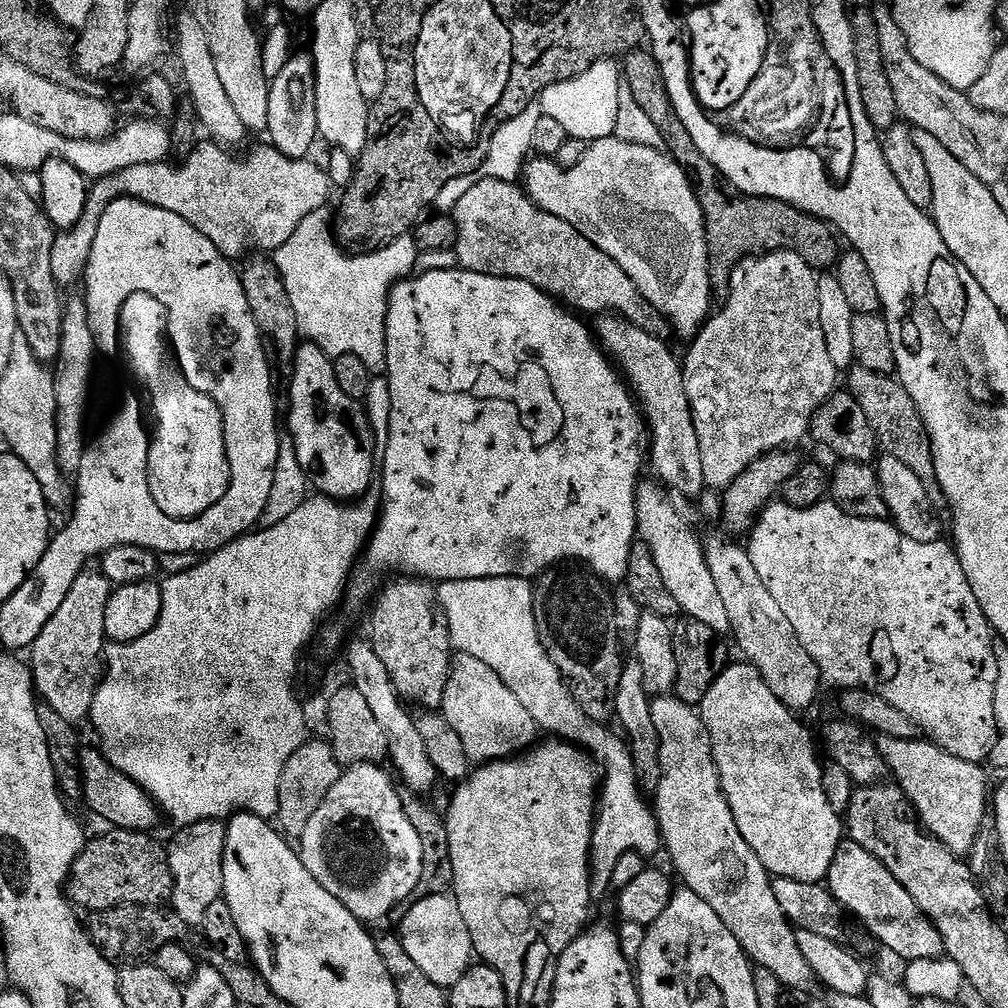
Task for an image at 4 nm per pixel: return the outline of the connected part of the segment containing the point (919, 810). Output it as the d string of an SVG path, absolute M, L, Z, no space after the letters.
M877 735L875 742L895 783L908 796L923 831L931 839L942 841L957 856L967 857L967 852L977 847L976 835L984 820L984 810L990 806L988 776L983 767L942 750L927 738L903 740Z

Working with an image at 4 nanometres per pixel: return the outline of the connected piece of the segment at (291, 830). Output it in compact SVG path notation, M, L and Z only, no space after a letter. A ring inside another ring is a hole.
M309 739L298 750L294 750L294 754L290 754L282 770L278 786L278 814L275 819L278 821L279 831L285 837L299 838L302 834L306 834L310 818L314 818L326 794L330 794L330 790L334 790L334 786L340 781L342 775L340 759L334 754L331 744L320 740Z

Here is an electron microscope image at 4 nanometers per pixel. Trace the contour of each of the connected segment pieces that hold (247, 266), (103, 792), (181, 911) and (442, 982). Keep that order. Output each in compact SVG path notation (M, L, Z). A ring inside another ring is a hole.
M252 254L244 262L244 268L239 269L240 281L246 294L246 306L250 306L254 326L258 326L264 357L272 369L273 377L287 377L291 373L292 363L296 360L296 349L302 340L294 308L290 306L290 294L286 294L286 286L282 282L282 274L275 259L264 254Z
M85 747L80 753L80 776L84 779L83 803L96 816L105 820L112 828L124 828L128 832L153 831L158 817L158 805L148 791L126 774L122 774L104 757L99 747Z
M203 820L189 828L179 829L167 845L168 861L172 871L172 899L170 907L189 926L203 925L206 910L224 894L224 851L227 827L218 820Z
M448 894L416 900L413 905L398 929L402 946L406 946L406 954L414 958L430 982L451 990L474 963L470 930L466 930L466 922L462 922L462 910L458 910L455 899Z

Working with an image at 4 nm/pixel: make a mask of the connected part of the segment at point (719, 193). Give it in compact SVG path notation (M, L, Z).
M643 47L633 48L630 54L622 57L622 80L630 86L630 94L634 94L638 106L642 106L650 122L654 122L658 134L662 134L662 145L668 155L694 181L694 191L704 215L708 277L717 297L727 297L728 280L732 277L733 268L750 256L763 256L765 252L793 252L801 256L813 270L828 270L835 265L838 259L838 236L823 220L781 200L737 192L700 153L674 110L674 102L666 90L666 78L651 51Z

